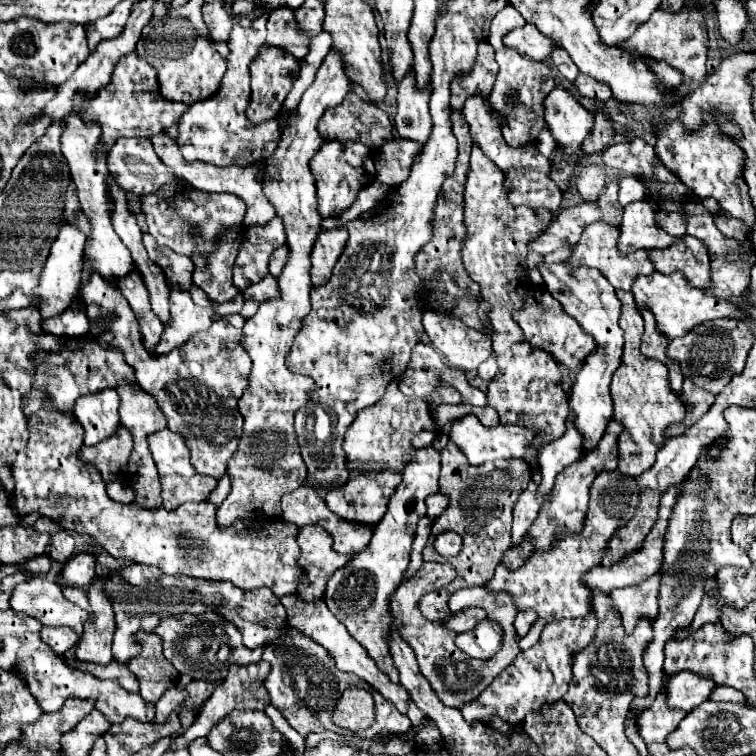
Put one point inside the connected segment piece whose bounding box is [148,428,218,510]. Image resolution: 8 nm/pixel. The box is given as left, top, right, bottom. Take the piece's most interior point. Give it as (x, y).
(180, 483)

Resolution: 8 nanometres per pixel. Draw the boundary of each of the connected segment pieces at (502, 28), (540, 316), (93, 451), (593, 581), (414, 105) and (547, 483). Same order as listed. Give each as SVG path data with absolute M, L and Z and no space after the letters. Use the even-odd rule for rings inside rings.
M508 4L504 10L498 12L498 16L492 20L492 28L490 28L490 36L488 36L488 42L500 50L504 46L504 34L510 32L512 28L520 28L522 24L526 24L526 20L522 18L522 14L512 6Z
M544 288L536 290L536 292L530 292L526 296L526 302L524 302L524 308L514 312L512 318L518 322L518 326L524 330L524 336L526 340L536 346L536 348L544 348L546 352L552 354L552 358L556 358L556 362L568 370L578 370L584 362L584 358L594 350L594 340L592 336L588 336L578 324L576 320L572 320L572 316L568 316L560 302L554 300L548 292L544 292Z
M118 424L116 434L108 440L102 440L96 446L82 446L80 460L96 466L104 478L110 482L112 478L122 478L128 472L128 458L132 452L132 436L130 432Z
M682 483L668 488L664 494L662 494L662 500L660 500L660 512L658 512L658 520L652 528L652 532L648 534L648 540L644 540L644 548L640 548L640 552L636 552L636 556L630 556L628 560L622 560L620 564L614 564L612 568L604 568L604 566L596 566L590 574L584 576L586 584L596 590L600 588L602 592L612 592L614 588L624 588L628 584L636 584L636 582L642 582L646 578L650 578L652 574L658 574L660 568L662 568L662 558L664 558L664 534L666 534L666 528L668 528L668 520L670 520L670 514L672 514L672 508L676 504L676 498L682 494Z
M410 68L404 80L398 84L398 112L396 112L396 130L406 140L418 140L426 144L432 132L432 120L428 112L432 88L430 84L424 90L416 88L416 74Z
M570 410L568 416L568 426L566 432L554 440L548 442L540 448L538 464L540 464L540 474L542 474L542 484L538 486L538 500L542 500L554 486L556 476L572 462L576 462L582 456L582 434L574 426L576 414Z

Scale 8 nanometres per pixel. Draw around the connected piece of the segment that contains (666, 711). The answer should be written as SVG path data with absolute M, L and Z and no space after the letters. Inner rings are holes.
M666 686L660 688L656 700L644 708L638 716L638 732L646 744L664 742L670 732L676 730L678 722L686 716L680 708L672 708L666 704Z

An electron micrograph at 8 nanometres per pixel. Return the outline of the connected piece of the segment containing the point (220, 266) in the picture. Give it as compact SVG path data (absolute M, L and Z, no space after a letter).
M230 228L228 232L224 232L224 236L220 236L220 242L212 256L192 256L198 268L198 272L194 272L194 284L202 288L216 304L228 302L232 300L232 296L236 296L236 288L232 284L236 248L240 248L240 228Z

